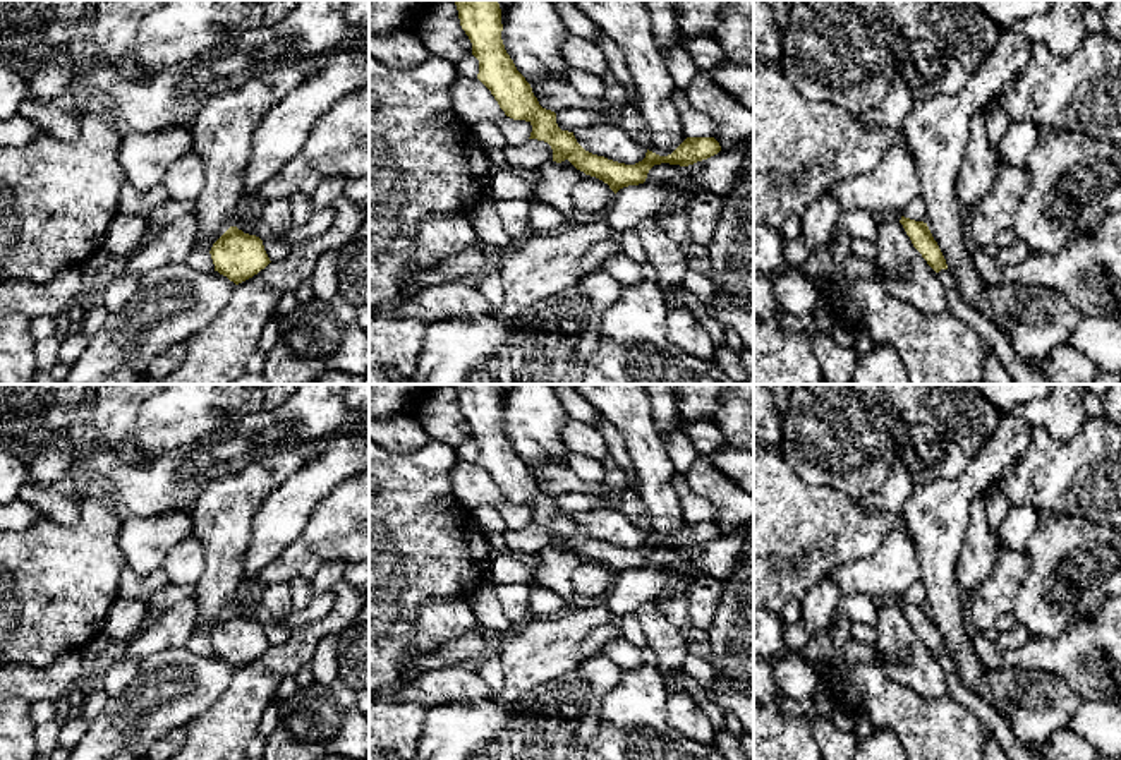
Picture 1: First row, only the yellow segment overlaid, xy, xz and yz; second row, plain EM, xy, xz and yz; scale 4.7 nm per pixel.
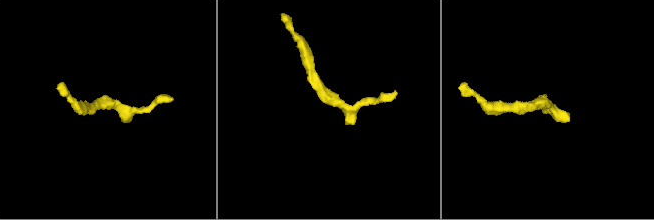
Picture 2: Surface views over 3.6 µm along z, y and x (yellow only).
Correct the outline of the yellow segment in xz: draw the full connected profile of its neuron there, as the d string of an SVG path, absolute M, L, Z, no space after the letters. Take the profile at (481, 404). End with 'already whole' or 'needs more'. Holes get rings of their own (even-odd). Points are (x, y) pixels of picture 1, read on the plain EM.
M453 384L460 410L472 427L479 444L477 463L491 475L500 492L513 504L532 510L529 523L544 525L553 534L553 546L568 544L577 554L596 561L616 578L628 570L644 568L654 549L688 551L721 535L714 522L687 522L671 539L659 540L647 534L645 542L625 549L585 535L573 516L561 515L556 498L539 489L530 468L517 455L501 424L501 393L498 384Z; already whole

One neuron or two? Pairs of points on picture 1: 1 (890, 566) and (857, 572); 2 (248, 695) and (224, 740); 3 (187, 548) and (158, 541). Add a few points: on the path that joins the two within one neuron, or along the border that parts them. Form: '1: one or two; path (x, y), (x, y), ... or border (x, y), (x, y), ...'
1: one; path (881, 572), (866, 572)
2: one; path (241, 705), (224, 729)
3: two; border (193, 534), (184, 537), (160, 566)

